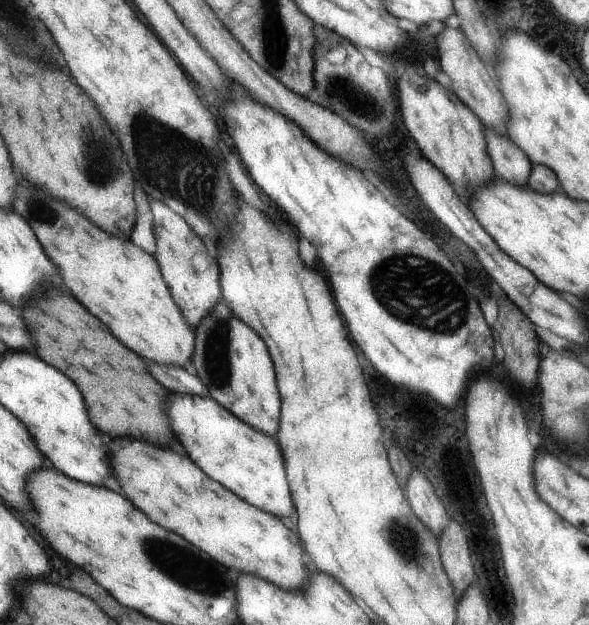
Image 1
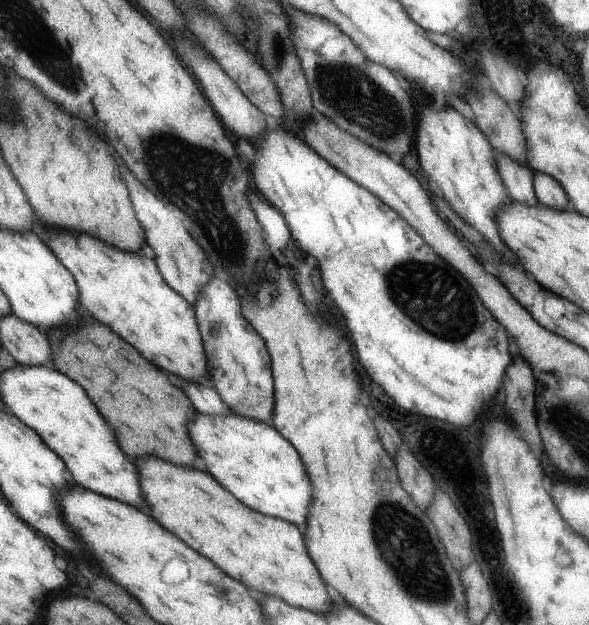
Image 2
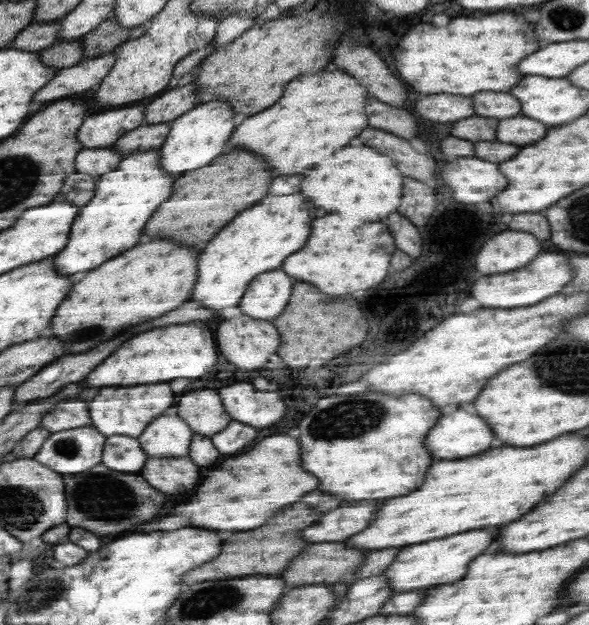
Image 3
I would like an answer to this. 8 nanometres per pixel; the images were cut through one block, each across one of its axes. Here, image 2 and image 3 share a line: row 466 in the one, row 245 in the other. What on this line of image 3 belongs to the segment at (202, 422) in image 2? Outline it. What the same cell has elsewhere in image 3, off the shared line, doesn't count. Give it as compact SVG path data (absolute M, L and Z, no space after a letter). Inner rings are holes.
M290 194L290 196L266 196L262 204L256 204L254 208L248 208L238 216L236 224L228 224L220 236L210 240L206 244L204 254L202 254L202 284L198 284L198 296L194 296L196 302L206 304L206 307L214 309L216 312L228 306L237 306L249 284L265 272L270 272L282 267L282 260L286 260L290 254L298 252L308 236L310 236L310 226L312 226L314 214L310 210L308 198L302 194Z

